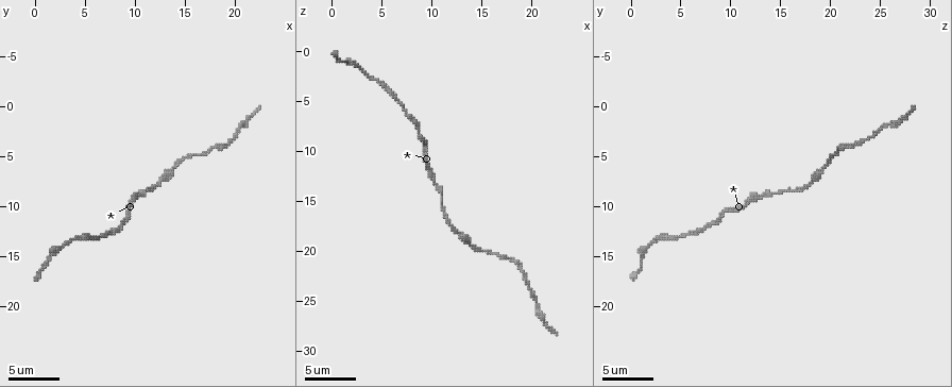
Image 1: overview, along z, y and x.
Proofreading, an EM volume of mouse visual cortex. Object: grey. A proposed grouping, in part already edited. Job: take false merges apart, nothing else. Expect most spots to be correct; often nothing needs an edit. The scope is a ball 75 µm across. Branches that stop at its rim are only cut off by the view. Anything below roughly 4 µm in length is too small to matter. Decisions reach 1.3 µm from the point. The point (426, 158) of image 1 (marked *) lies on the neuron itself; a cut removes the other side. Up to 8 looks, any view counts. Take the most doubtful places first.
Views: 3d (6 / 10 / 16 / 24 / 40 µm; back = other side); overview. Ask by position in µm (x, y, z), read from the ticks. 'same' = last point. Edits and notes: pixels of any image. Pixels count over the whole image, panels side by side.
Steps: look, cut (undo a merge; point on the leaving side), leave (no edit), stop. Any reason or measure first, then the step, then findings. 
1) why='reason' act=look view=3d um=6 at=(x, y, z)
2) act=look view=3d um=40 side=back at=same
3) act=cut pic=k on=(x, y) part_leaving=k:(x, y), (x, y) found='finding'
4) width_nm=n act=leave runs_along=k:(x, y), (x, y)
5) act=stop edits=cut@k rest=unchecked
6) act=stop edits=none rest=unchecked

why='calibre changes' act=look view=3d um=10 at=(14.2, 6.0, 19.4)

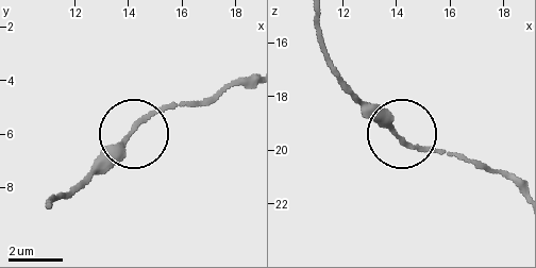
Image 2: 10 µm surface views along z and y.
act=leave found='all the same neuron'

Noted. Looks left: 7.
why='thick turns thin' act=look view=3d um=16 at=(10.8, 9.0, 13.8)

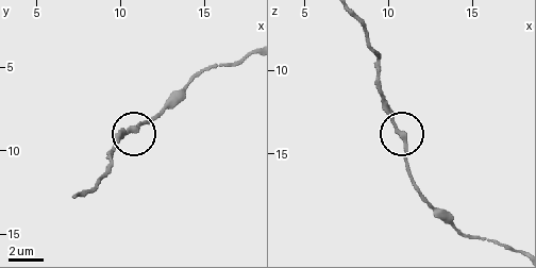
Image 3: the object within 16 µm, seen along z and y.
act=leave runs_along=3:(380, 84), (405, 147), (409, 180) found='continuous, no second neuron'

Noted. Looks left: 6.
why='calibre changes' act=look view=3d um=16 at=(4.6, 13.0, 3.2)

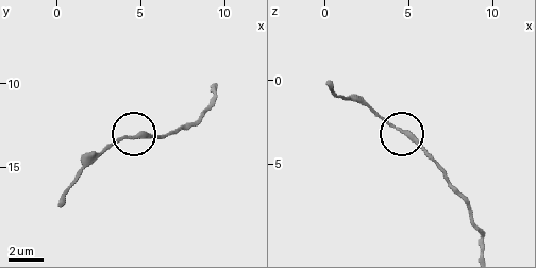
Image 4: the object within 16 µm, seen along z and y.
act=leave runs_along=4:(483, 247), (469, 208), (445, 174), (365, 99) found='one neuron here'

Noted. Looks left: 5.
why='sudden change in width' act=look view=3d um=6 at=(19.2, 3.8, 22.8)

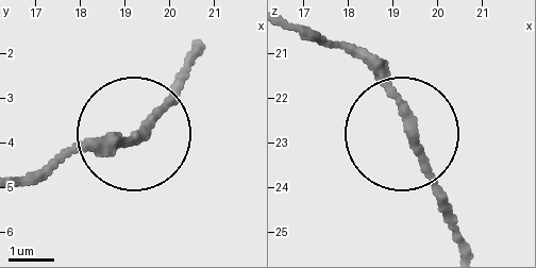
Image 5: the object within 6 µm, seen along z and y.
act=cut pic=5 on=(160, 115) part_leaving=5:(126, 135), (164, 105), (190, 60) found='two neurons meet here'

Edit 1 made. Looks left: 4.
act=stop edits=cut@5 rest=unchecked

